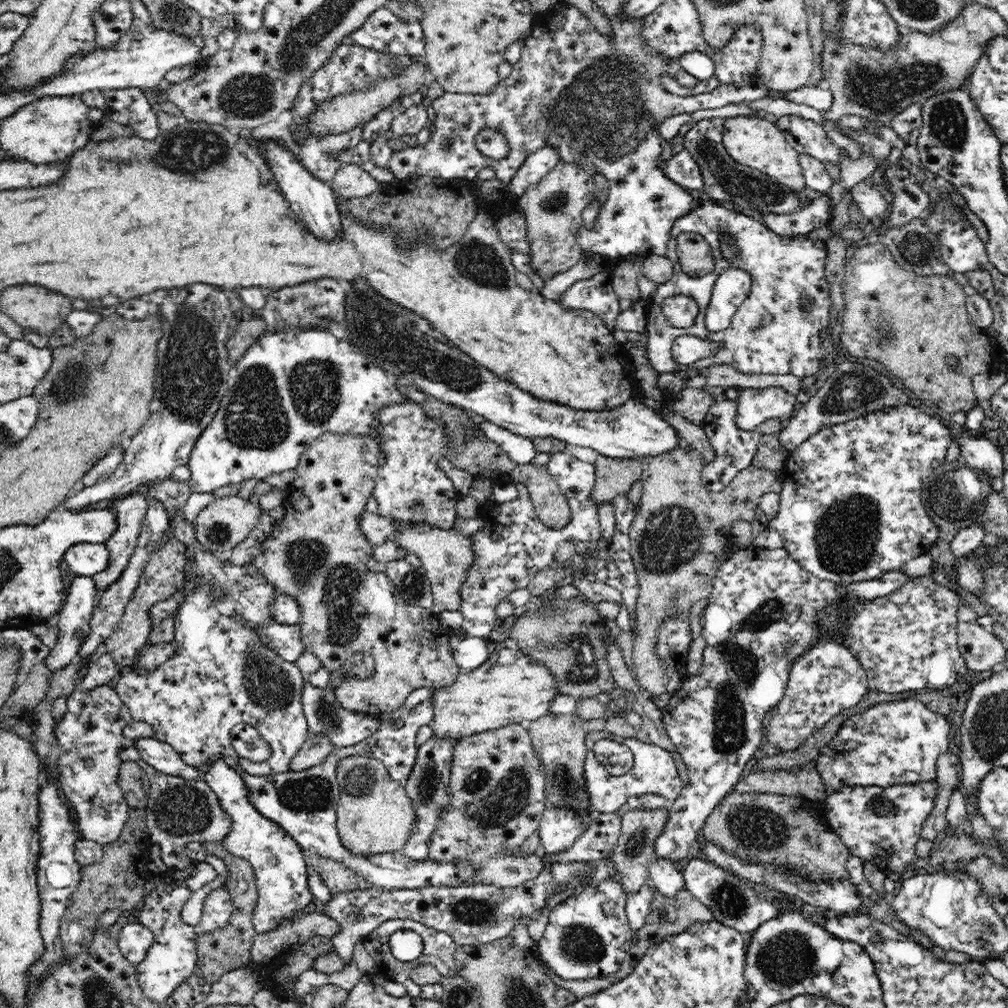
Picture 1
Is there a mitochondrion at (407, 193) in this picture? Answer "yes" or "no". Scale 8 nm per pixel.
no

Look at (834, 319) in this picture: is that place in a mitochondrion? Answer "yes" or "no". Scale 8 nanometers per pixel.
no

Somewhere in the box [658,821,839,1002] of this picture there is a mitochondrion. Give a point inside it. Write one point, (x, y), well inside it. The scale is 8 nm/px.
(789, 958)

